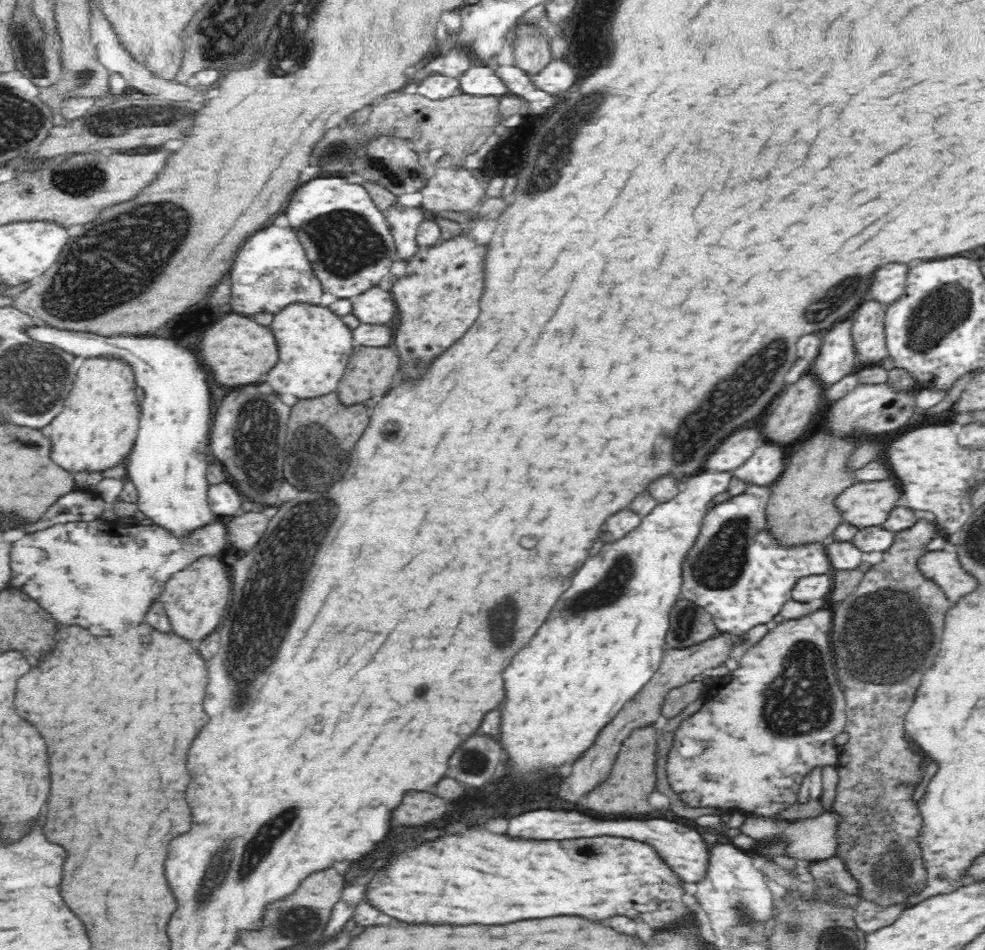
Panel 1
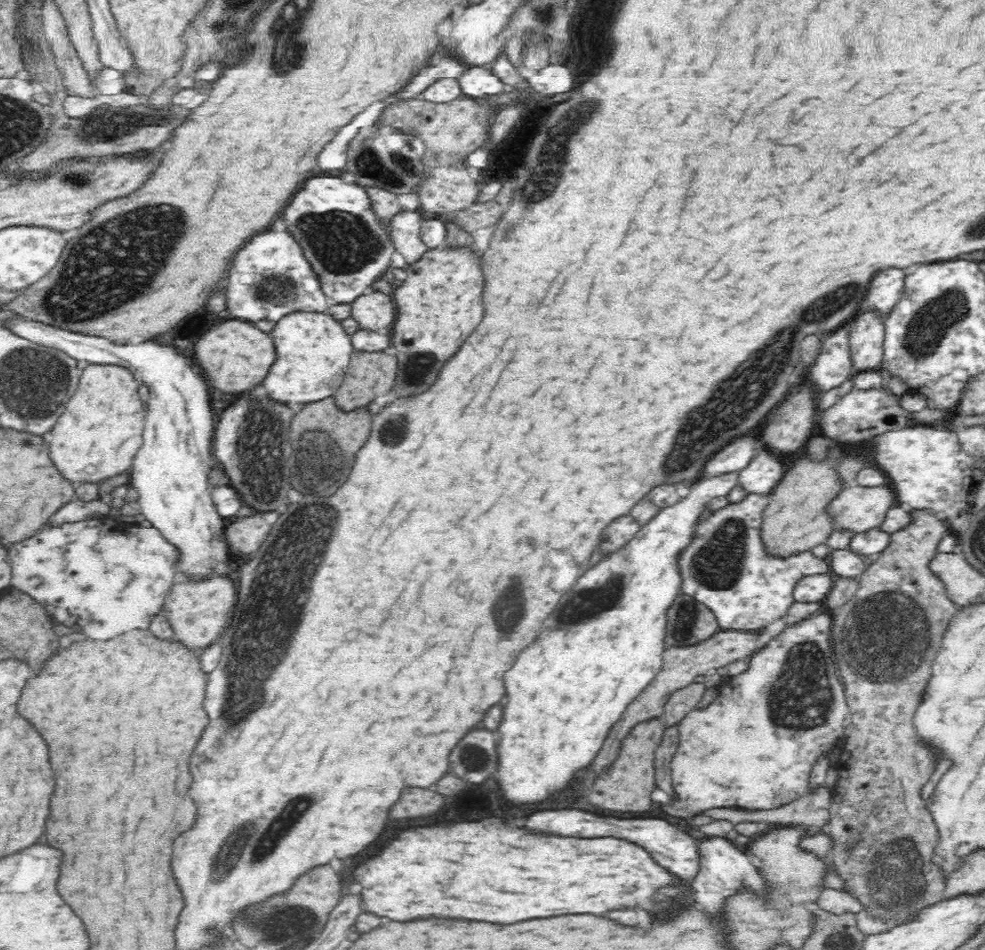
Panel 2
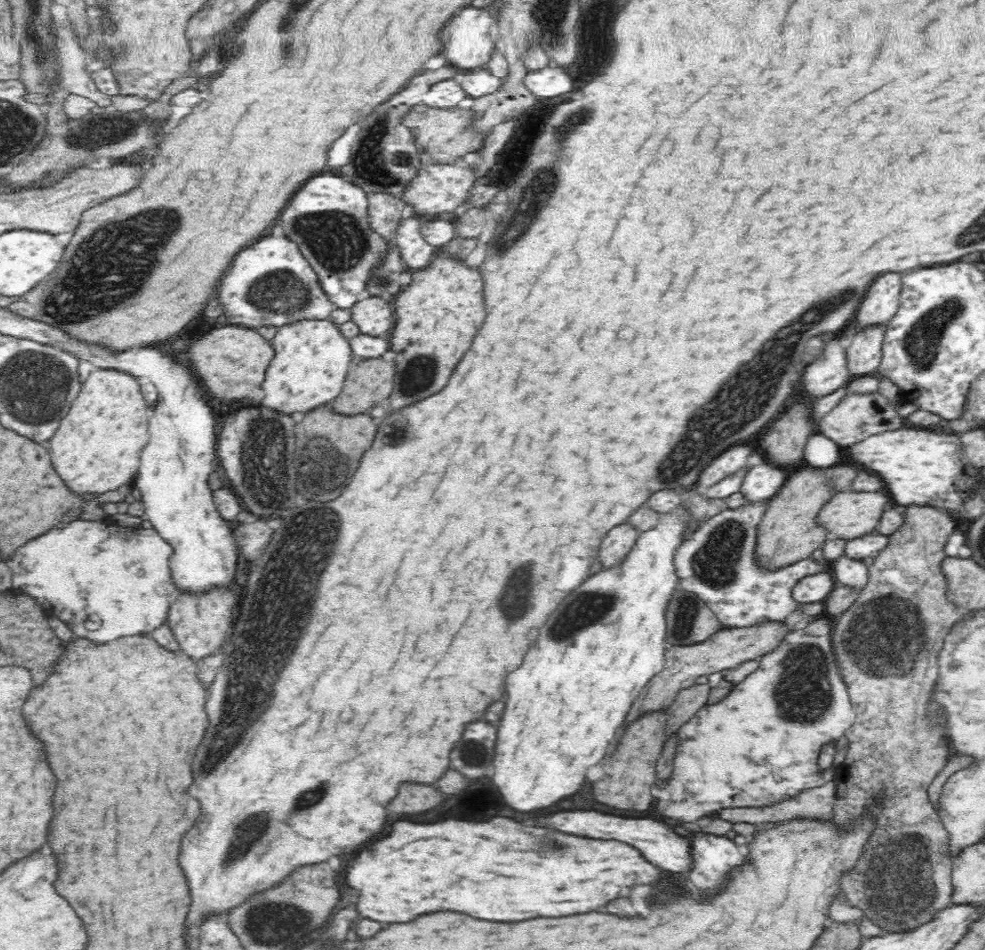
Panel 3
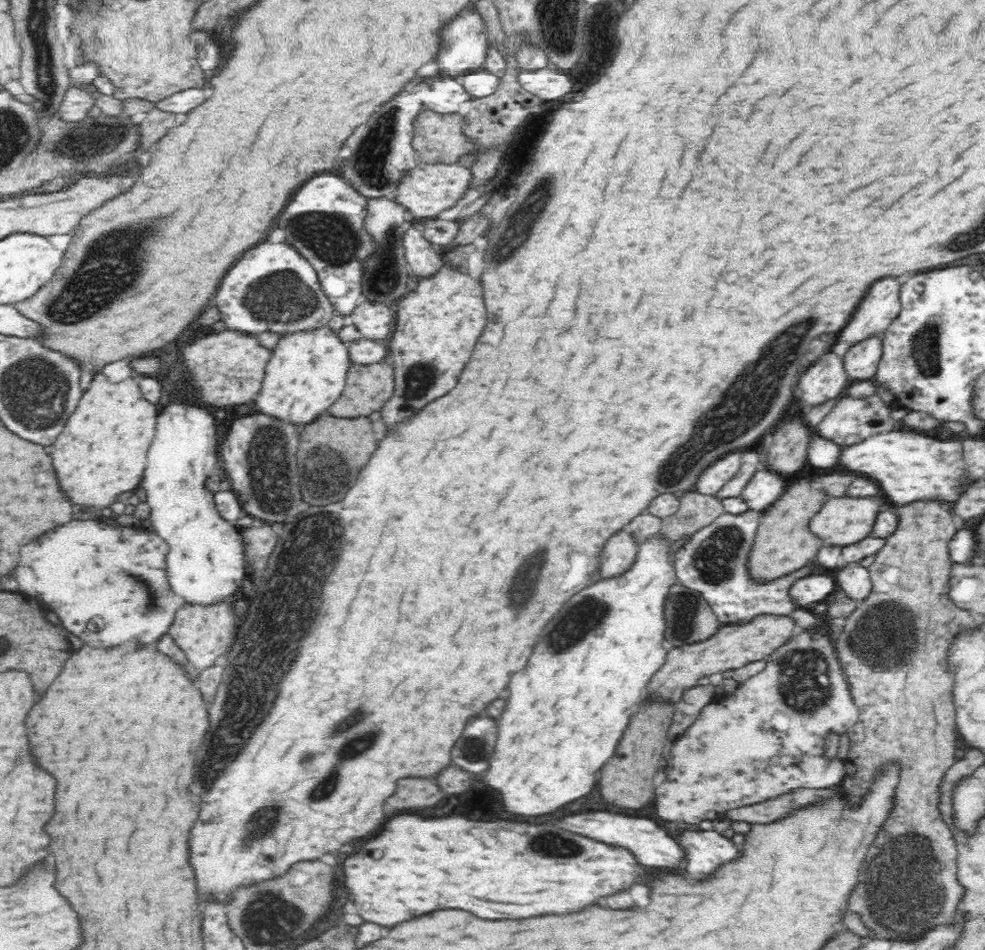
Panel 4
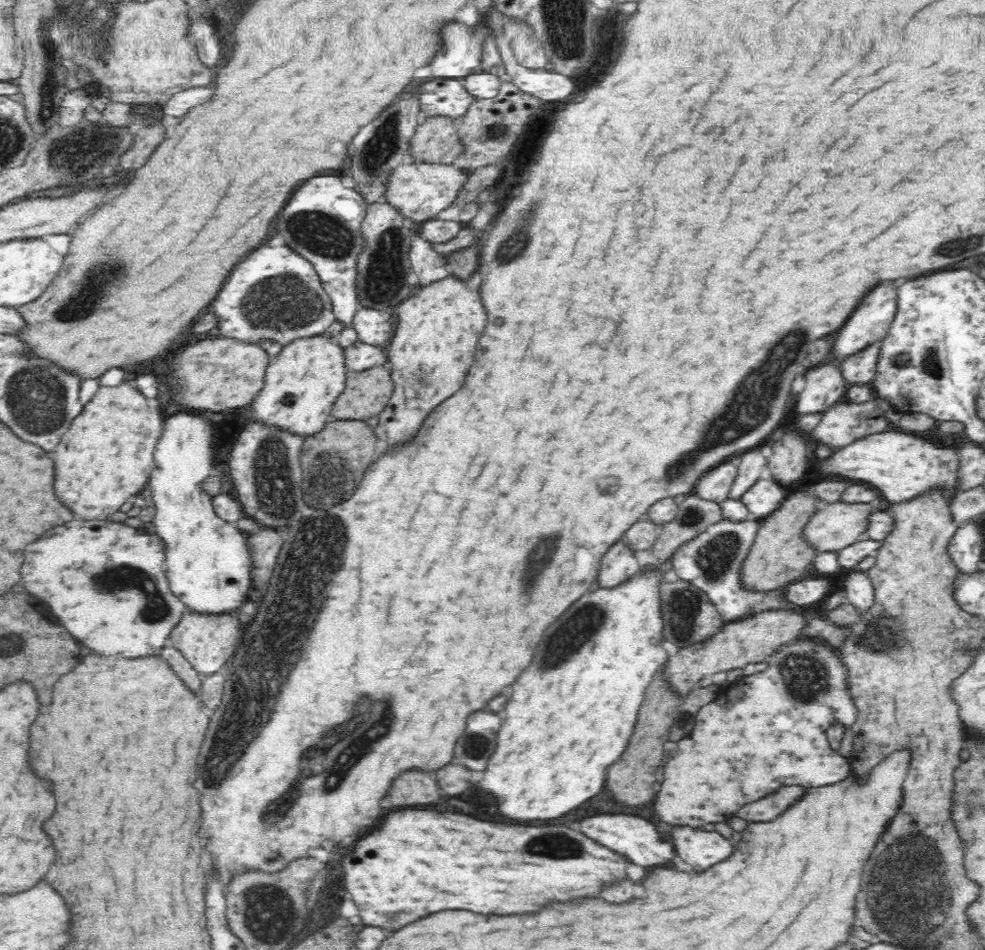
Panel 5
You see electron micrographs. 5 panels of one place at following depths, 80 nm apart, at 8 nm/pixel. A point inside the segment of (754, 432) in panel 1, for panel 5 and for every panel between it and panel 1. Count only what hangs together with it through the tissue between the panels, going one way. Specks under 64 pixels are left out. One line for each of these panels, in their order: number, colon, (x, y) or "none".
2: (735, 456)
3: (735, 458)
4: (720, 472)
5: (714, 484)

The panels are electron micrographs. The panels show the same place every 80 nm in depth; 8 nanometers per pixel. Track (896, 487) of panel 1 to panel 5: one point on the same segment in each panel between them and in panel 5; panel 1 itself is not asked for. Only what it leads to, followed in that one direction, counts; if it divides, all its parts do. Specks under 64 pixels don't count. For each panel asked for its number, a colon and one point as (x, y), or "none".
2: (859, 508)
3: (848, 514)
4: (842, 520)
5: (836, 525)

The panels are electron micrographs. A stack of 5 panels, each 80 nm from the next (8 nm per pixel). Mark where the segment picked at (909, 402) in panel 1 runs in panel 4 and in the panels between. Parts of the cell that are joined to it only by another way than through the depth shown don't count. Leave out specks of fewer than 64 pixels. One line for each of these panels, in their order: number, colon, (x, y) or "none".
2: (862, 413)
3: (857, 416)
4: (851, 419)

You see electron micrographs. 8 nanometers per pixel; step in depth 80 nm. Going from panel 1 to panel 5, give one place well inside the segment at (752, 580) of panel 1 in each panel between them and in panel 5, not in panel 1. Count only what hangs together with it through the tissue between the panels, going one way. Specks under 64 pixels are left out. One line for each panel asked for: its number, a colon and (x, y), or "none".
2: (727, 568)
3: (717, 562)
4: (714, 561)
5: (712, 562)

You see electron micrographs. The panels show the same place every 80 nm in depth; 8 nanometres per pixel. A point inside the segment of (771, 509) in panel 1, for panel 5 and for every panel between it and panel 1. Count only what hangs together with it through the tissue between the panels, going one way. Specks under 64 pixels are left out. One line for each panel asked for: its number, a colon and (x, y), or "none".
2: (797, 518)
3: (789, 529)
4: (785, 540)
5: (780, 552)

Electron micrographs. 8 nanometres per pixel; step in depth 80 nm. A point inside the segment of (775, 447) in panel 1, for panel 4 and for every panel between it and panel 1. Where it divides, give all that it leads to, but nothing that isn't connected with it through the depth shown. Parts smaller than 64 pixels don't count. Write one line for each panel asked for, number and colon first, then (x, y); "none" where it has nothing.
2: (764, 472)
3: (762, 481)
4: (765, 486)

